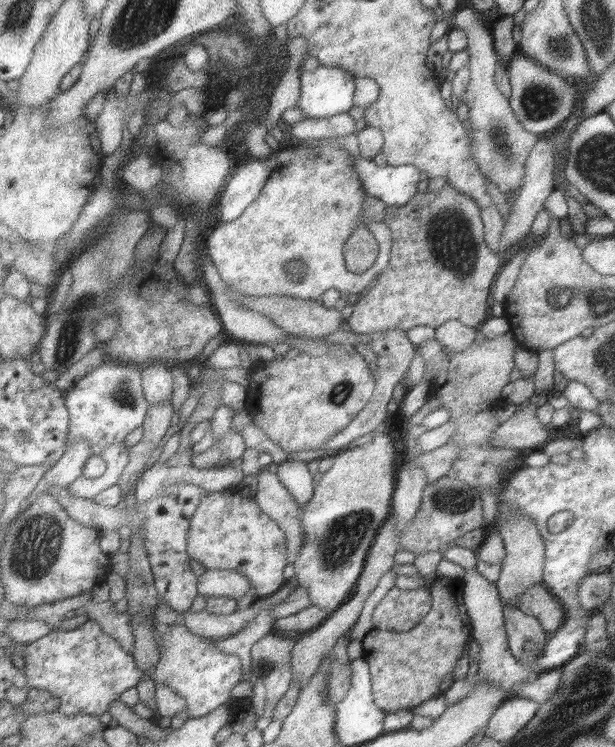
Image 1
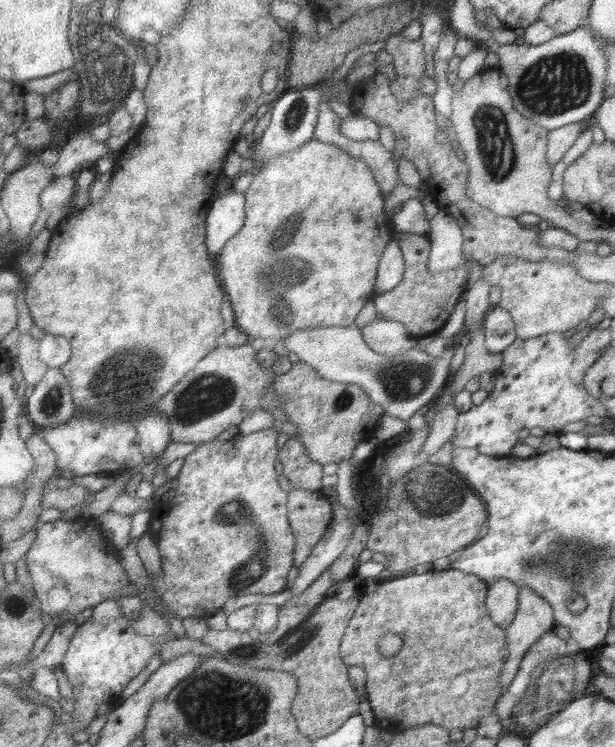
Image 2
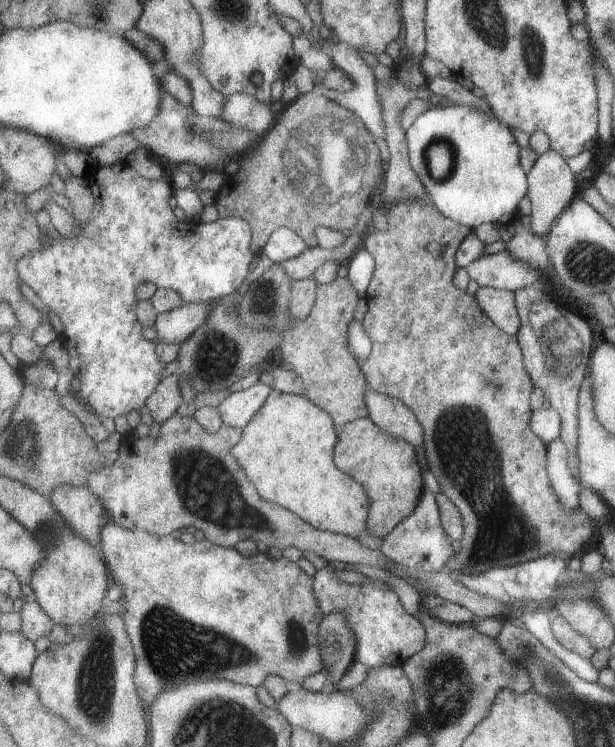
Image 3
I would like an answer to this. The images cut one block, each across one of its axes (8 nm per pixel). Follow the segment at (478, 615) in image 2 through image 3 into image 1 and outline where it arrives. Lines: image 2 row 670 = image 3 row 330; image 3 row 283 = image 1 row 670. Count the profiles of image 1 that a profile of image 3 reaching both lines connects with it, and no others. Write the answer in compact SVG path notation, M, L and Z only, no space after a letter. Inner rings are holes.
M441 576L433 586L431 614L409 632L375 630L363 638L363 656L371 664L377 706L389 712L413 710L423 702L445 696L457 682L457 666L471 636L471 624L463 606L463 580Z

